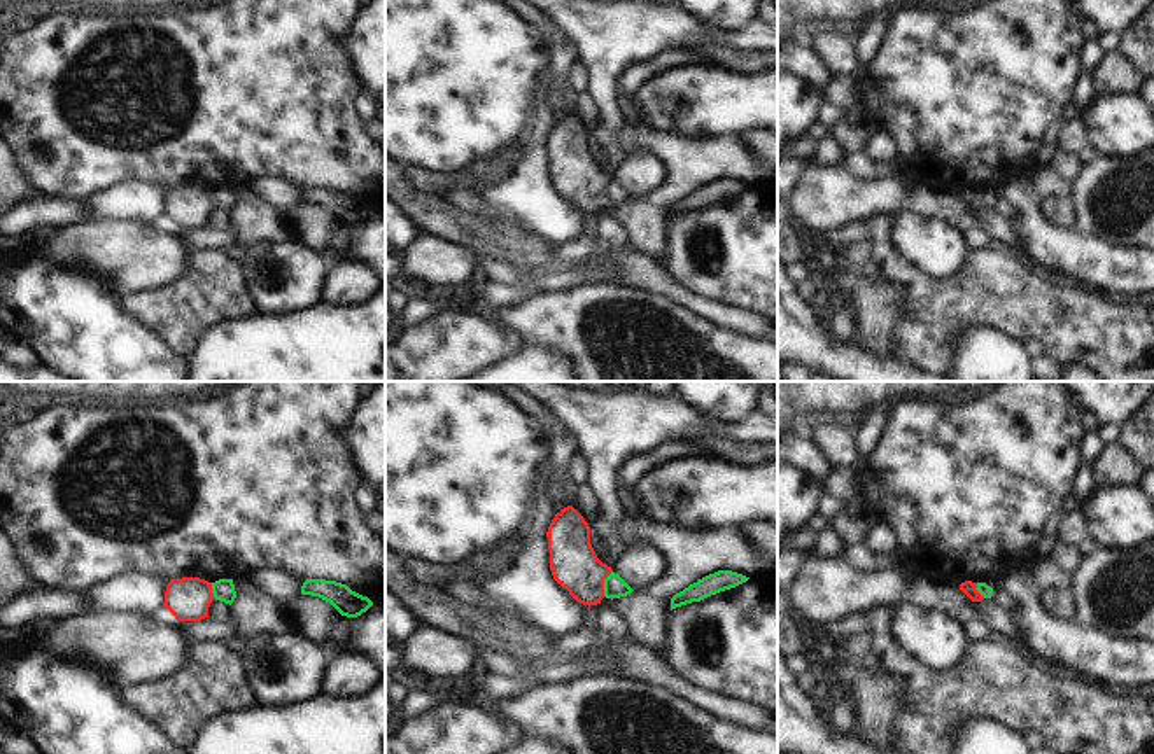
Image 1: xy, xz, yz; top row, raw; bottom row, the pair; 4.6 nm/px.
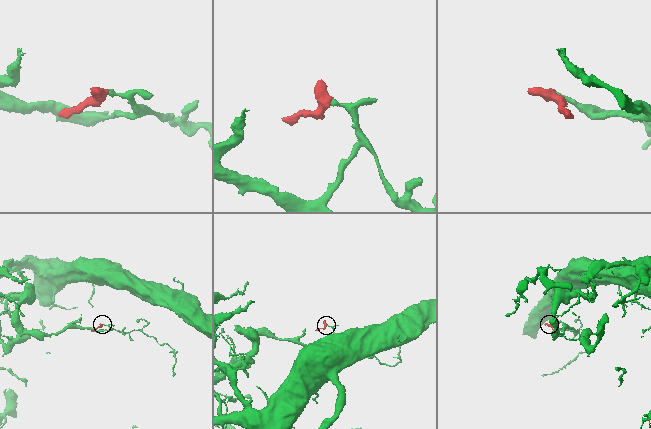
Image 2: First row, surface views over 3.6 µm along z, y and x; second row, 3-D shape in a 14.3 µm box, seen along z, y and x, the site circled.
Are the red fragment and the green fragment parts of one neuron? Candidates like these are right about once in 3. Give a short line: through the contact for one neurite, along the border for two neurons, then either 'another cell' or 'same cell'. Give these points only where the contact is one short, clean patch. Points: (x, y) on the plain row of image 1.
line xz (575, 174), (589, 188), (603, 191), (615, 195); same cell

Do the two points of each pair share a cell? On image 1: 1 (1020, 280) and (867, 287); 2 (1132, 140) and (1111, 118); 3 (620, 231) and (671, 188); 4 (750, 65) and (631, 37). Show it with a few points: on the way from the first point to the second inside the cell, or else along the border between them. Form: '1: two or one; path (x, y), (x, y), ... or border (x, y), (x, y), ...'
1: two; border (862, 263), (897, 284), (907, 308), (904, 326)
2: one; path (1128, 135), (1116, 123)
3: two; border (598, 221), (615, 216), (629, 230), (634, 244)
4: two; border (699, 51), (710, 44), (729, 44), (743, 51)

